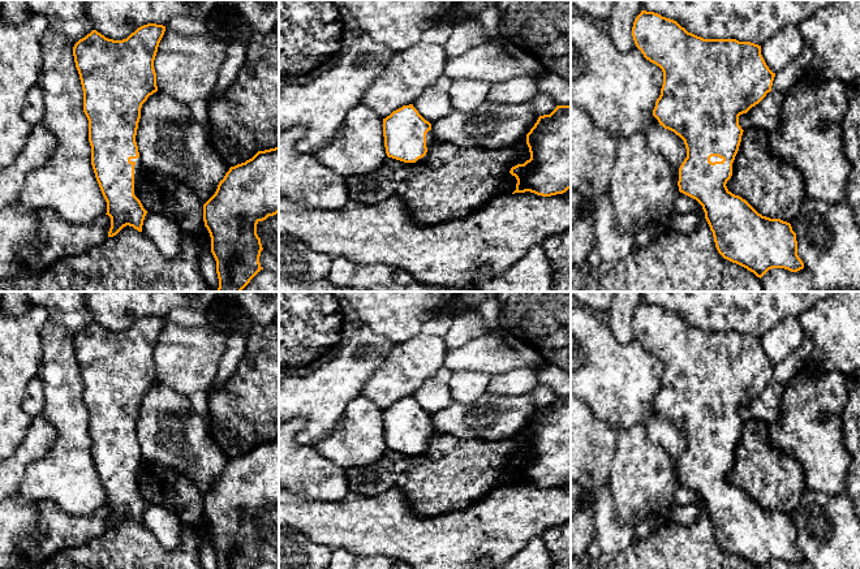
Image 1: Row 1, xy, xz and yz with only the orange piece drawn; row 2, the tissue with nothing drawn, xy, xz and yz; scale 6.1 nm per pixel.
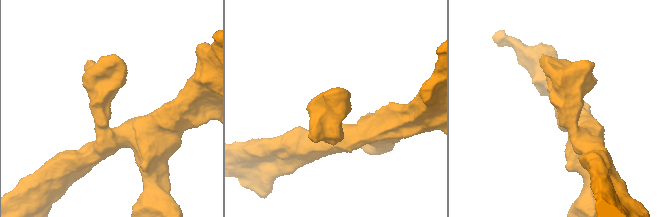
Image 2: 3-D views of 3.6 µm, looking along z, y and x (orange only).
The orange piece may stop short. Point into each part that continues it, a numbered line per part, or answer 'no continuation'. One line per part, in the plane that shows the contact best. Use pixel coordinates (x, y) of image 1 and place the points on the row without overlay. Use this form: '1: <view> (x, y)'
1: xy (138, 457)

